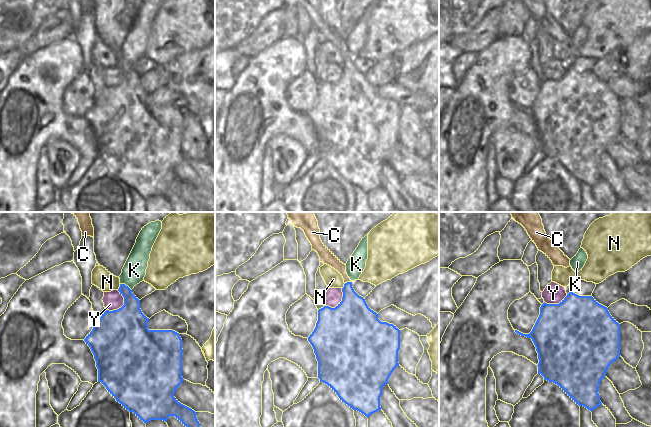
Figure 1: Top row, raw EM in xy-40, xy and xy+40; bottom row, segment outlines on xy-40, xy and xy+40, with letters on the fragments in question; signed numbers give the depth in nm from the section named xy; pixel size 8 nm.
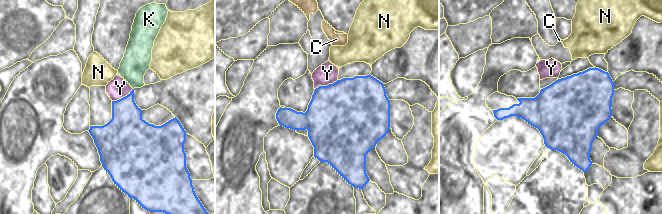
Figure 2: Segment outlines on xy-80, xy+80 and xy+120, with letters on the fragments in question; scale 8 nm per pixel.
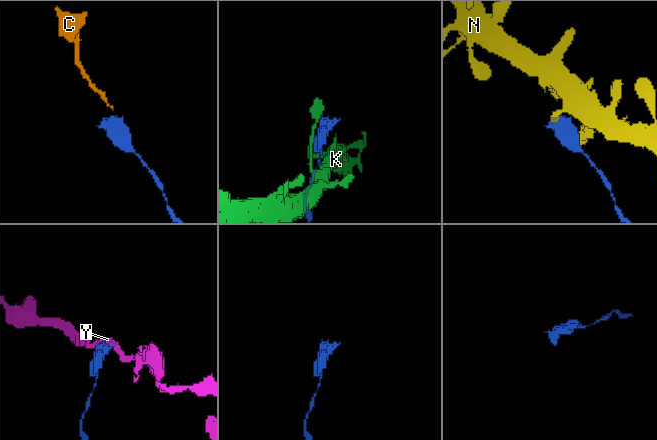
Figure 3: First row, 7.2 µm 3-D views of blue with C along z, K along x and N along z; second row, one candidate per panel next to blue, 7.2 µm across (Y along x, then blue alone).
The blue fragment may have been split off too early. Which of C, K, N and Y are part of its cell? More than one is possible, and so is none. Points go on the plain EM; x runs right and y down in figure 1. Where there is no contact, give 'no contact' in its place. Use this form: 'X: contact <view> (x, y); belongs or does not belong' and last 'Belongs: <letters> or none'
C: contact xy (348, 58); belongs
K: contact xy-40 (126, 62); does not belong
N: contact xy-40 (119, 63); does not belong
Y: contact xy-40 (122, 82); does not belong
Belongs: C

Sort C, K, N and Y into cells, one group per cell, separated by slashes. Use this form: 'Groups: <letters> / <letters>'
Groups: C / K / N / Y

